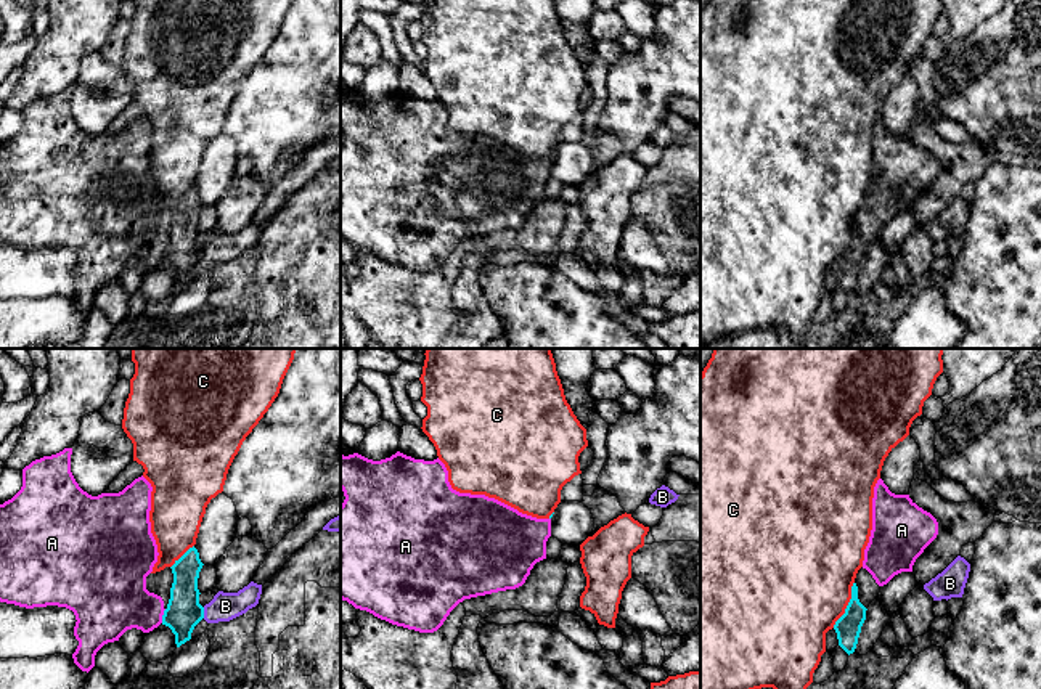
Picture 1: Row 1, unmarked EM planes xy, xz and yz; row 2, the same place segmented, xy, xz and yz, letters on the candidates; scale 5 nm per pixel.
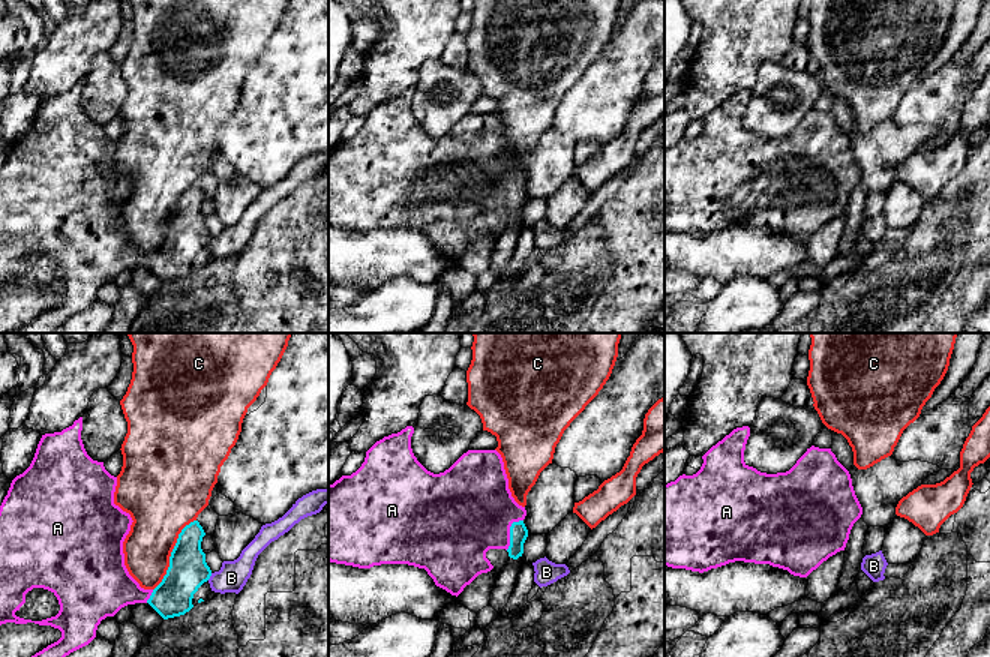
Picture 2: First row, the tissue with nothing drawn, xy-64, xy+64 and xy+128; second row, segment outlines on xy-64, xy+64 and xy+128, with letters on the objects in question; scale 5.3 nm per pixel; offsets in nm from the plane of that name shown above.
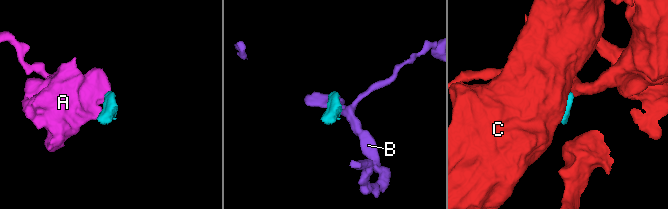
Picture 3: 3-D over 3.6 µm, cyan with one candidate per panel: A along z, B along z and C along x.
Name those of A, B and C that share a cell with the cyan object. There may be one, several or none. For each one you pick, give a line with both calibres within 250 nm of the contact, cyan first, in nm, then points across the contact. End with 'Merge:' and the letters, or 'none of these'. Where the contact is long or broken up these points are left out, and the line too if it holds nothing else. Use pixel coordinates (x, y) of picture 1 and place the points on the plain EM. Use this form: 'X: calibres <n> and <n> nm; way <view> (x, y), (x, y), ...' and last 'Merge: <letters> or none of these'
A: calibres 180 and 320 nm
Merge: A

